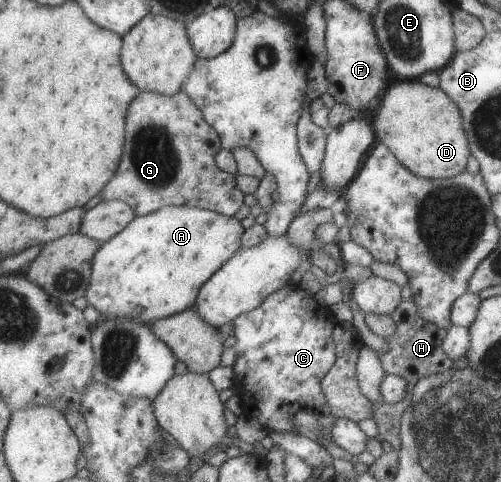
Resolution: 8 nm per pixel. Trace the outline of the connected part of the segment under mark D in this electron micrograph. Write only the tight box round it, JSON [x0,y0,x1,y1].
[374,81,470,179]

